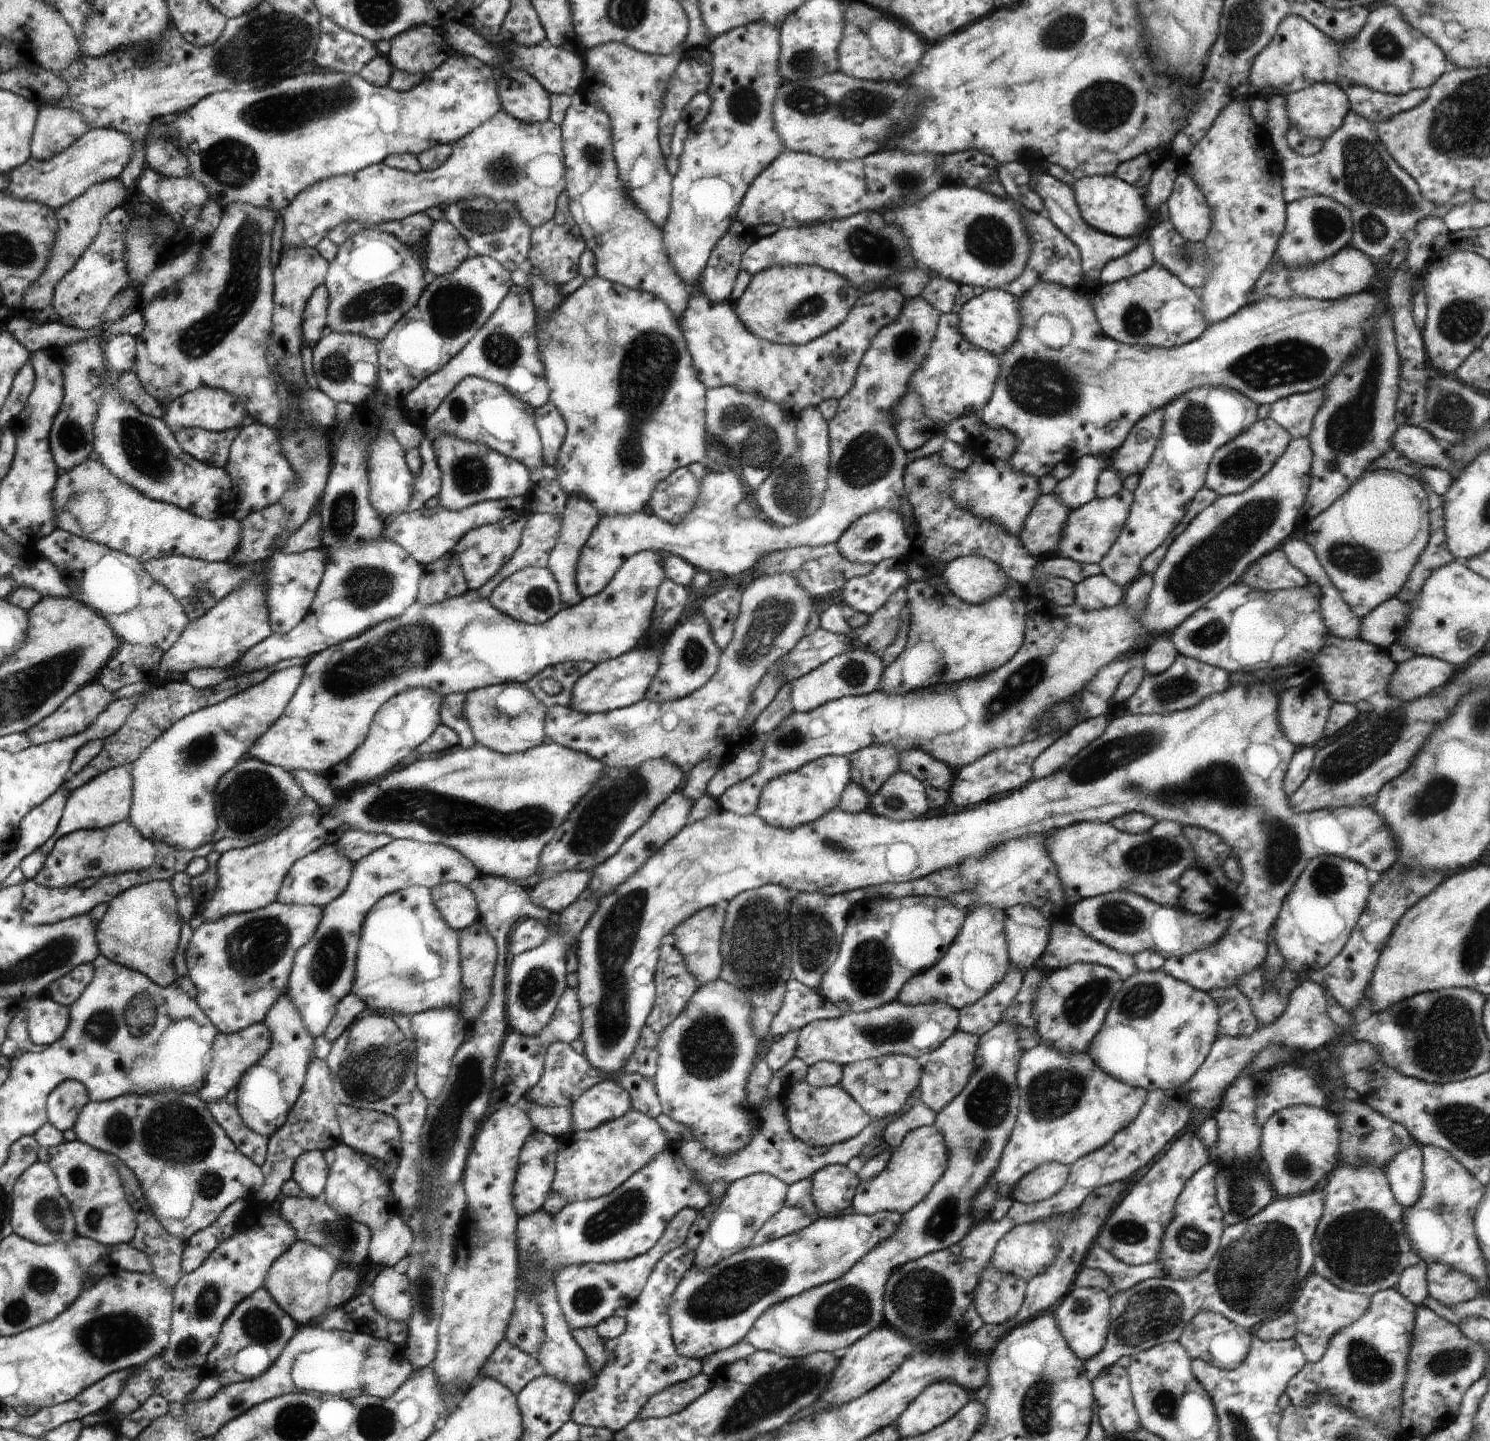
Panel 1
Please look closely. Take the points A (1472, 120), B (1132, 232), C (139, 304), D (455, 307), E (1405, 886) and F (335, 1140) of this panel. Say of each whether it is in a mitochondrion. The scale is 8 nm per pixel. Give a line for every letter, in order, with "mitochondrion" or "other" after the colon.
A: mitochondrion
B: other
C: other
D: mitochondrion
E: other
F: other

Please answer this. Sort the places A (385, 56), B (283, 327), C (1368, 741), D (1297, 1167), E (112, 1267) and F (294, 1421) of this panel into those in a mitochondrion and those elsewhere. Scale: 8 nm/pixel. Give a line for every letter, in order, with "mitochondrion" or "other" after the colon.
A: other
B: other
C: mitochondrion
D: mitochondrion
E: other
F: mitochondrion

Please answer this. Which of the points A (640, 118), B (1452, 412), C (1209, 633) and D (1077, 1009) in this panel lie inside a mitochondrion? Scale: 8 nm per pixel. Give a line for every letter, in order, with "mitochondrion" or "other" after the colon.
A: other
B: mitochondrion
C: mitochondrion
D: mitochondrion

